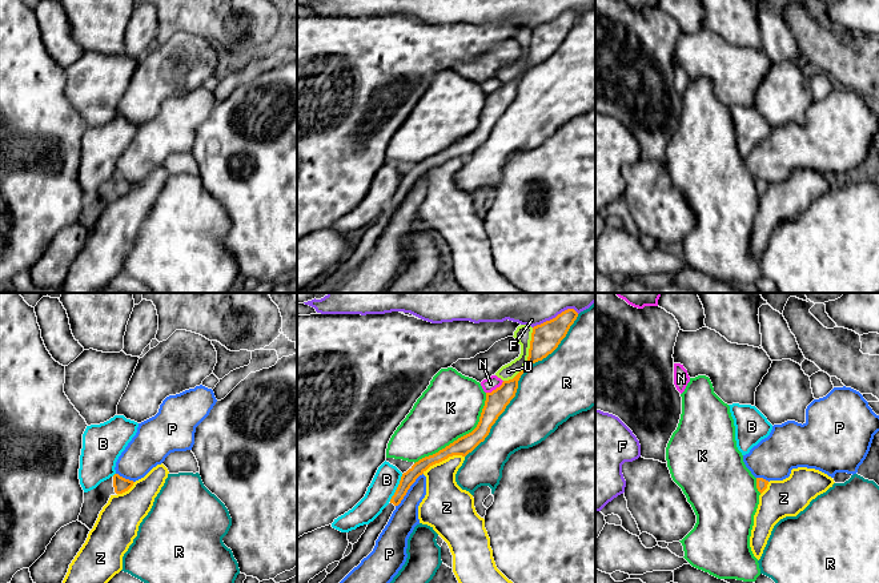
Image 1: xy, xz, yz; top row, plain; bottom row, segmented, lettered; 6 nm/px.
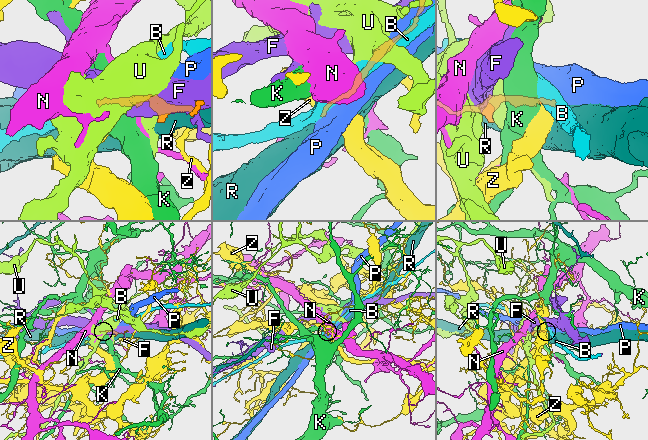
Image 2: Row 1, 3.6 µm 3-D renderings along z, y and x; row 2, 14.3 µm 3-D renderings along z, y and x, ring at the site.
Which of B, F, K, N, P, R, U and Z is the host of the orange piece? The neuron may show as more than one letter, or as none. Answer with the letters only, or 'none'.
none

